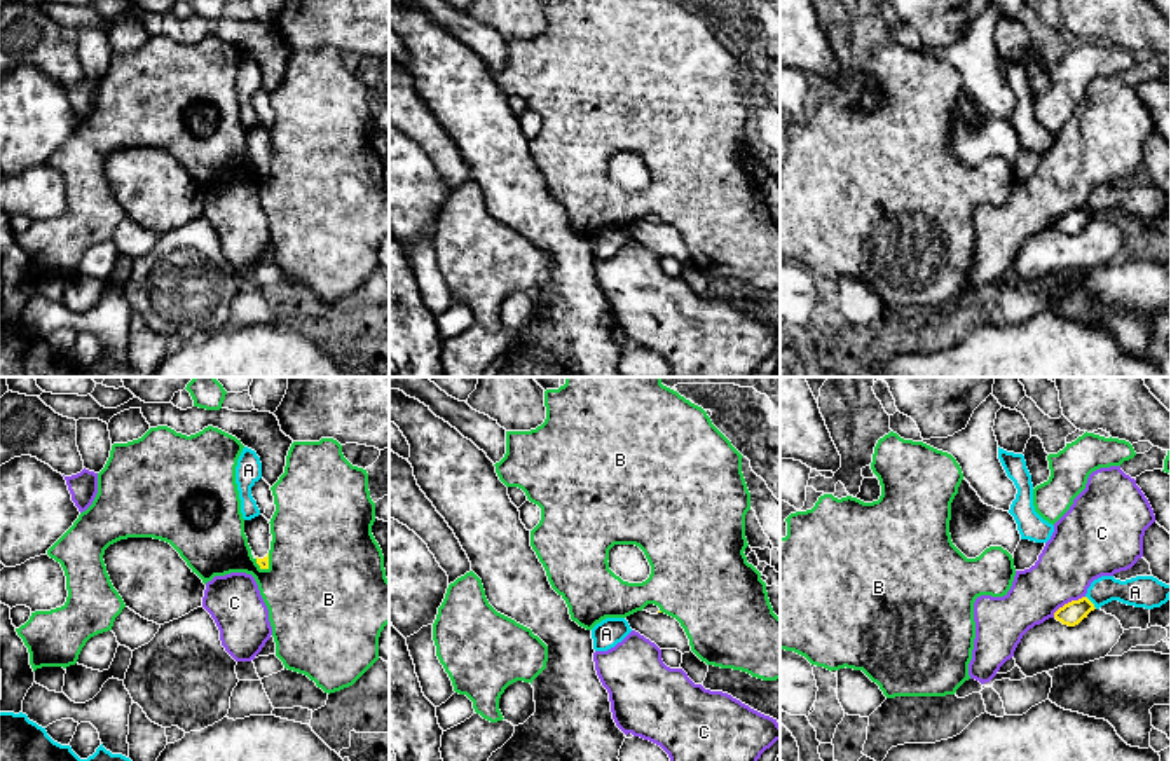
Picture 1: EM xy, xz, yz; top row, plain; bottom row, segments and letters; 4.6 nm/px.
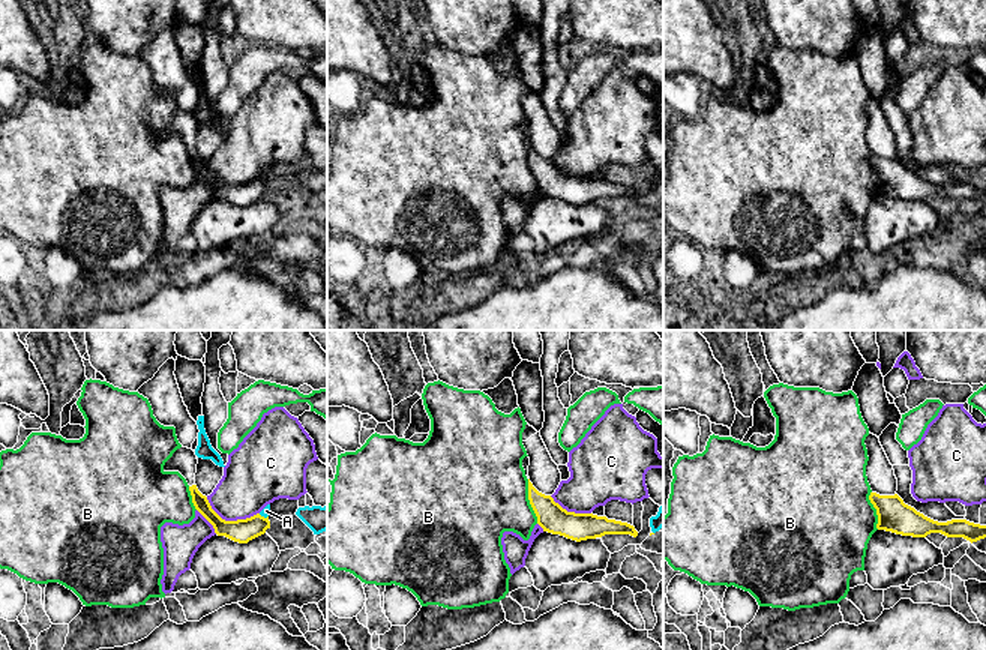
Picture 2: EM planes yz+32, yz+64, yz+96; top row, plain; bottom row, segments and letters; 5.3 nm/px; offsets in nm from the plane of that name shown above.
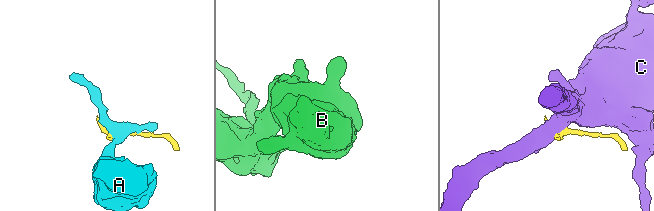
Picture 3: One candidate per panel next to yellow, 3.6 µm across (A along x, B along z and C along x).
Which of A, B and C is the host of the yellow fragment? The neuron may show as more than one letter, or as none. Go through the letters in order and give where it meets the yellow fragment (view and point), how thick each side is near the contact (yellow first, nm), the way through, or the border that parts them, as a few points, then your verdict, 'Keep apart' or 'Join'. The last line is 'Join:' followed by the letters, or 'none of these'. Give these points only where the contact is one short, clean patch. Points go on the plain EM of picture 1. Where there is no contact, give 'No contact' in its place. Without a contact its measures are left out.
A: Touches yellow at yz (1091, 212). Thickness 110 nm (yellow) against 140 nm. Boundary: yz (1086, 205), (1096, 217). Keep apart
B: Touches yellow at xy (267, 173). Thickness 50 nm (yellow) against 500 nm. Boundary: xy (269, 163), (269, 173), (260, 178). Keep apart
C: Touches yellow at yz (1068, 212). Thickness 110 nm (yellow) against 300 nm. Keep apart
Join: none of these

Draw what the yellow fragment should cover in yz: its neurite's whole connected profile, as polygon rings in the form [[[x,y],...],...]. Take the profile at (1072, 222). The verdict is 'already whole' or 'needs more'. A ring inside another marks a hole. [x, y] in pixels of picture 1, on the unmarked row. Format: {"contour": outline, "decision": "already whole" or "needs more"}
{"contour": [[[1082,206],[1079,209],[1072,209],[1065,213],[1063,216],[1059,216],[1054,222],[1054,227],[1061,230],[1063,234],[1075,236],[1084,227],[1087,227],[1087,223],[1094,218],[1096,218],[1094,213],[1087,206]]], "decision": "already whole"}

